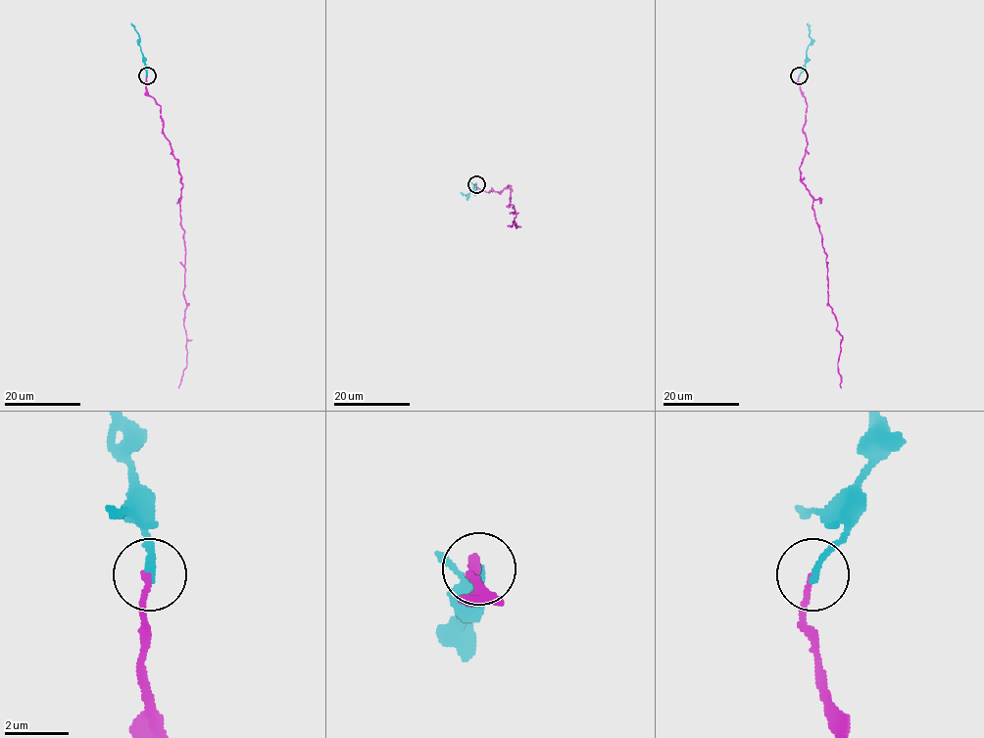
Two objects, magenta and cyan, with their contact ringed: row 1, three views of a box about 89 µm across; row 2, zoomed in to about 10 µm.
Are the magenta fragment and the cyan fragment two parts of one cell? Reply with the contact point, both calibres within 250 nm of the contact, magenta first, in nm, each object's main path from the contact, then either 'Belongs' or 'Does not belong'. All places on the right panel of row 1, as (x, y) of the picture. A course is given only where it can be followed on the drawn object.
Place: (799, 75). Thickness 180 nm (magenta) against 240 nm. Course of magenta: (799, 75), (807, 107), (801, 181), (812, 198), (826, 255), (828, 302), (842, 336), (838, 366), (841, 388). Course of cyan: (799, 75), (811, 37), (807, 24). Belongs

